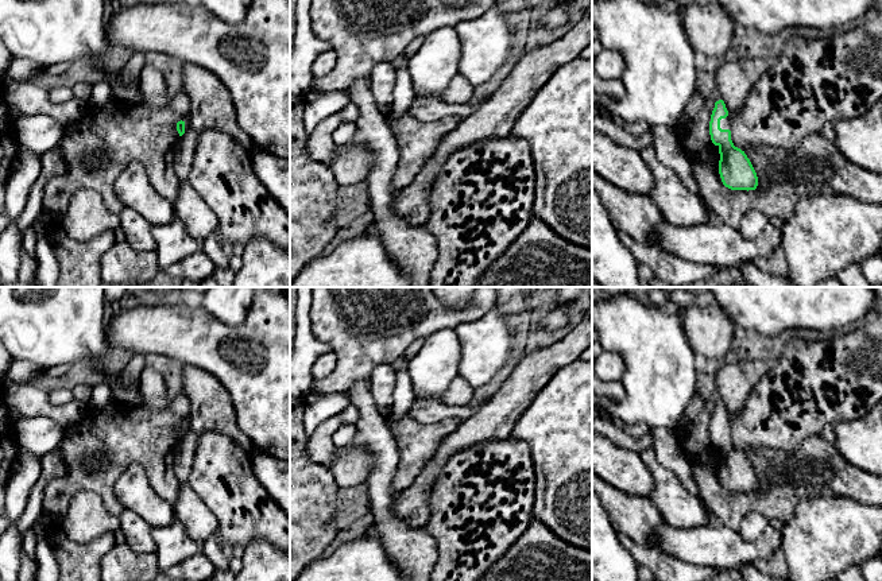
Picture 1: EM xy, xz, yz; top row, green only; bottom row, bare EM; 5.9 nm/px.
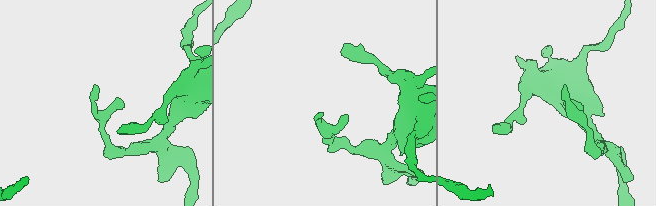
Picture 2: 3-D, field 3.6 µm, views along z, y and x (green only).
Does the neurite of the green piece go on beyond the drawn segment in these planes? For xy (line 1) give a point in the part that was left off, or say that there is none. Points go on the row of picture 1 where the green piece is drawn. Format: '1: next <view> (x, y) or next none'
1: next none

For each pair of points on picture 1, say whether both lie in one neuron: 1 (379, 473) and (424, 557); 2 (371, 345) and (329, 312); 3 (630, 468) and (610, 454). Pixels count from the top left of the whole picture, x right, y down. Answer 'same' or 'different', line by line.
1: same
2: same
3: same

